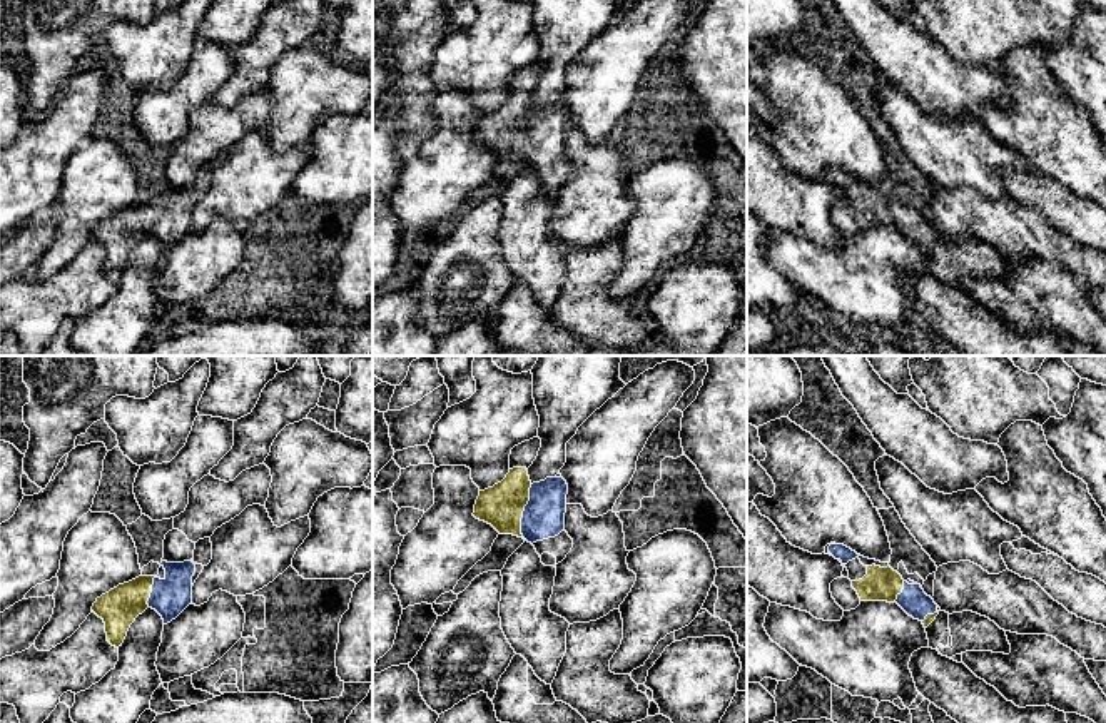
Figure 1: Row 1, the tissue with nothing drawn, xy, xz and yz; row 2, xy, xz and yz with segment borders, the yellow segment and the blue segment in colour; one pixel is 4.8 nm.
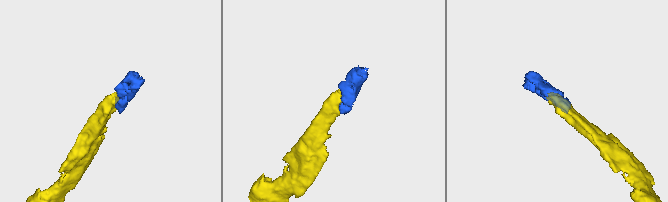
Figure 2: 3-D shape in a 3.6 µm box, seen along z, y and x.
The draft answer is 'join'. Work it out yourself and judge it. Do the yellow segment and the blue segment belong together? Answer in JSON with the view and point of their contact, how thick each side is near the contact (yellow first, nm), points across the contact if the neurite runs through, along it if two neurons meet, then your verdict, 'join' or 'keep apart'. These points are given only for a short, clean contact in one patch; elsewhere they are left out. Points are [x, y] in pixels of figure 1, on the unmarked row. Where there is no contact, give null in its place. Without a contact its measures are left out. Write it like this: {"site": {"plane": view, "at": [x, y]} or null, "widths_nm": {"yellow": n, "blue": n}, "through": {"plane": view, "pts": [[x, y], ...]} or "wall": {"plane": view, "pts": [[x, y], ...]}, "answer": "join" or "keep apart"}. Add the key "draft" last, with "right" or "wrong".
{"site": {"plane": "xz", "at": [523, 136]}, "widths_nm": {"yellow": 200, "blue": 200}, "through": {"plane": "xz", "pts": [[502, 132], [523, 136], [537, 137], [543, 142]]}, "answer": "join", "draft": "right"}

